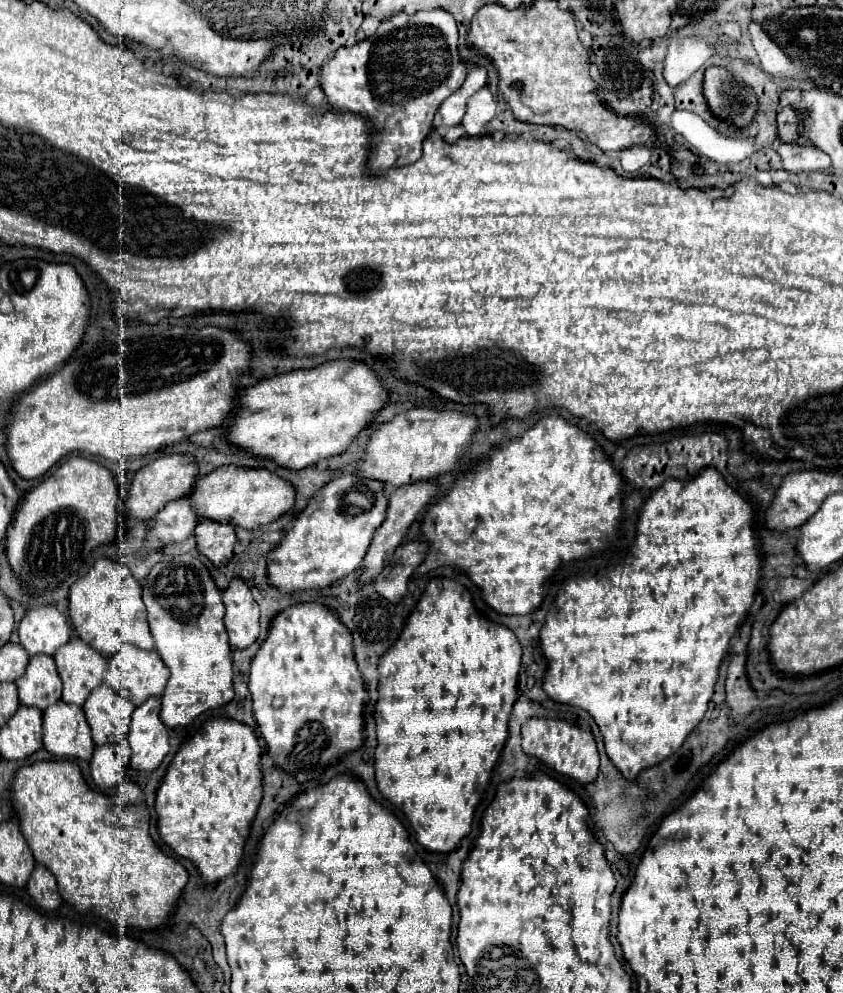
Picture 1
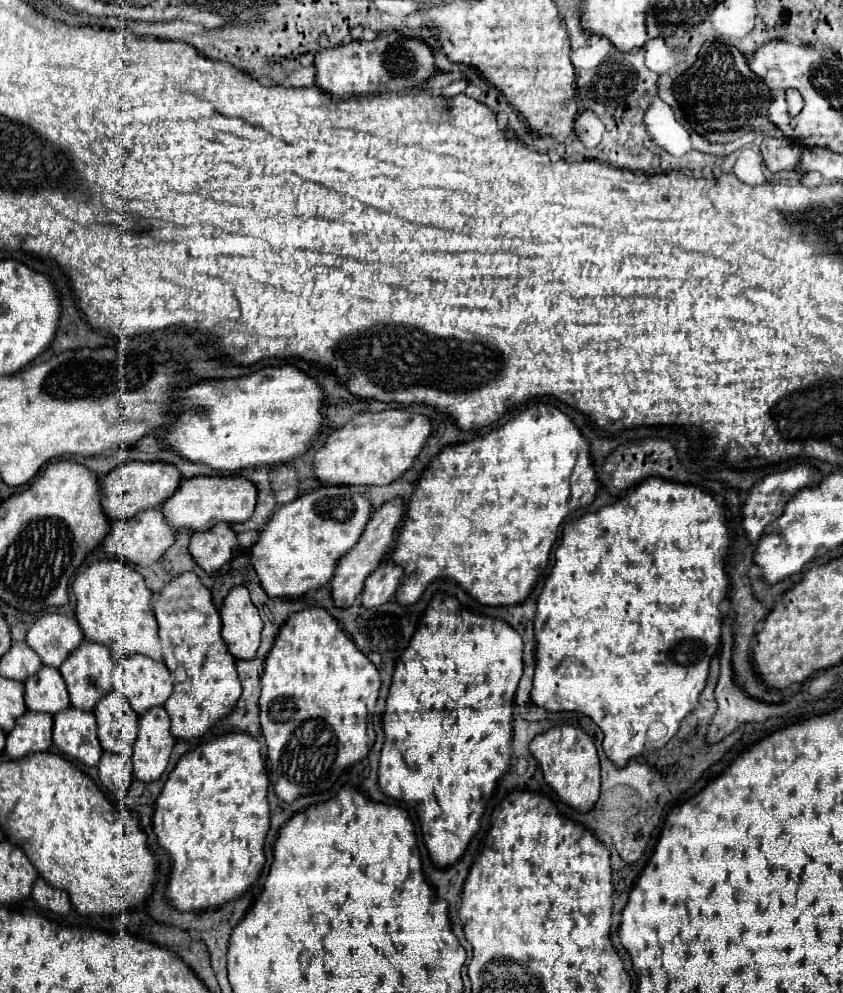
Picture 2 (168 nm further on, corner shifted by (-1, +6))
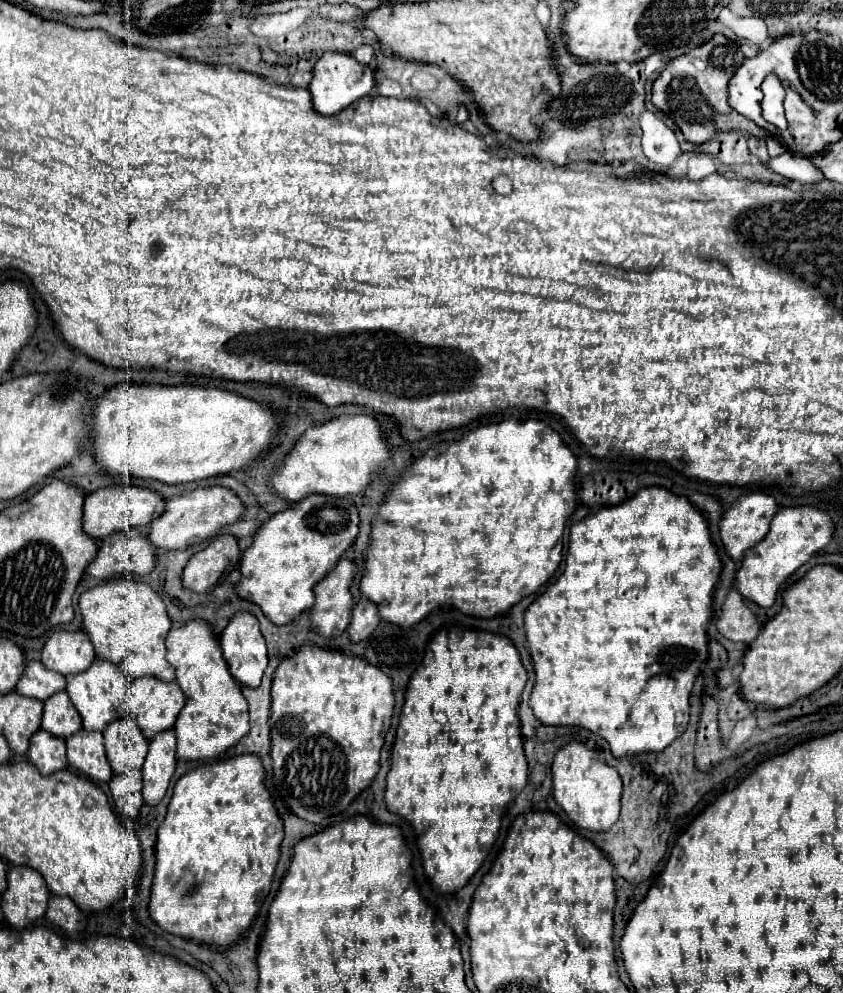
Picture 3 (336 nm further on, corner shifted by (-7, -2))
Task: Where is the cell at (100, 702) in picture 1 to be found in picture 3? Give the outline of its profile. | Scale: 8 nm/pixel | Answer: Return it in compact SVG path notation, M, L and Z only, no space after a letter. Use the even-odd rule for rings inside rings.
M114 719L104 729L104 747L114 773L140 769L148 751L148 739L142 735L134 719Z

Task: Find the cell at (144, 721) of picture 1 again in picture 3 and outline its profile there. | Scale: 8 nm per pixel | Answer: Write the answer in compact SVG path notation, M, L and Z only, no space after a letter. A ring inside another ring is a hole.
M174 729L160 731L152 737L146 761L142 765L144 787L142 795L148 805L158 805L168 789L176 767L176 733Z

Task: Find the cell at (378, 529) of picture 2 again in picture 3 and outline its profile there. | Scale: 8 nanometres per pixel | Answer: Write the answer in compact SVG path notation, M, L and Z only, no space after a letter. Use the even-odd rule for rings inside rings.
M340 559L338 565L314 587L316 591L316 605L312 607L312 621L318 633L322 633L326 639L330 637L338 637L348 629L348 623L352 619L352 595L350 589L356 585L358 579L358 565L354 559Z

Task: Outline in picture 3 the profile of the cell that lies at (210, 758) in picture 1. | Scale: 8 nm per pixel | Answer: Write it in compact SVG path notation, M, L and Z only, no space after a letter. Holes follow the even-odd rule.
M238 755L238 757L228 757L228 759L218 759L218 761L206 761L200 765L196 771L192 769L190 773L182 775L176 781L172 801L168 805L166 817L162 825L158 827L158 839L156 839L156 875L154 875L154 885L152 885L152 897L150 897L150 917L168 933L186 937L186 939L198 939L208 945L218 945L218 947L228 947L232 945L234 939L242 935L242 931L248 931L252 925L262 901L266 899L270 891L270 883L274 877L276 863L280 859L280 843L282 843L282 819L274 809L270 791L266 787L266 769L262 765L262 759L256 759L256 755Z

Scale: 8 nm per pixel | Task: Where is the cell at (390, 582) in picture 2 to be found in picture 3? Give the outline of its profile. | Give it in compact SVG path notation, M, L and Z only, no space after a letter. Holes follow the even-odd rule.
M362 597L352 611L348 635L352 641L362 641L376 629L378 623L380 623L380 615L376 613L376 603Z

